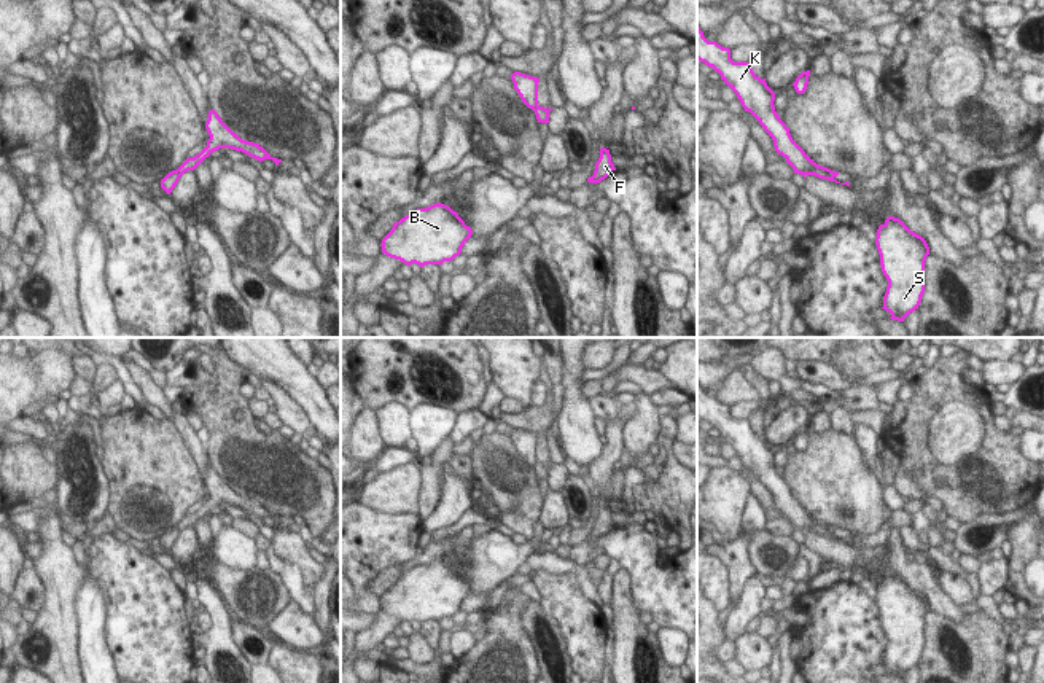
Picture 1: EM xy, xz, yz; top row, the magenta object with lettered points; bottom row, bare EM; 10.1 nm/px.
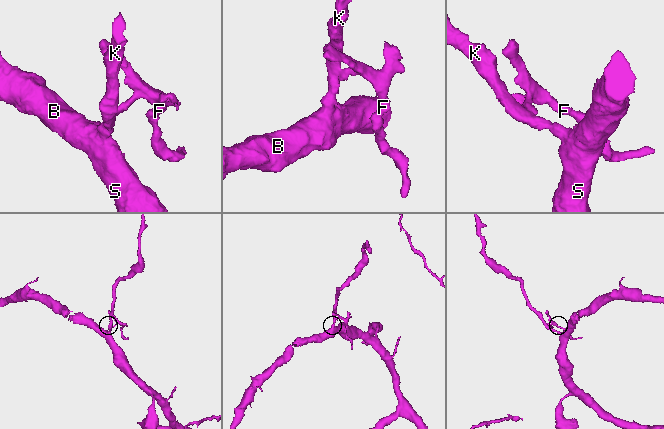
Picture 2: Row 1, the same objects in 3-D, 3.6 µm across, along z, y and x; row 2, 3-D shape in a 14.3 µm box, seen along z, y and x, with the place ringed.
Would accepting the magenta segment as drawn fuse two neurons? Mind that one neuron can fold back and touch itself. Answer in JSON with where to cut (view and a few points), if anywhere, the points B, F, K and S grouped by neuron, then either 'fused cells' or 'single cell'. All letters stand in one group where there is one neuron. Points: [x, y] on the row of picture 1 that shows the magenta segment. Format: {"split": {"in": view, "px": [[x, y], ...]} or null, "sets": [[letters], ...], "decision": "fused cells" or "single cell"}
{"split": {"in": "xy", "px": [[177, 169], [182, 174]]}, "sets": [["B", "K", "S"], ["F"]], "decision": "fused cells"}

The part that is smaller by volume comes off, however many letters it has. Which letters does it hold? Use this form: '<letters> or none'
F

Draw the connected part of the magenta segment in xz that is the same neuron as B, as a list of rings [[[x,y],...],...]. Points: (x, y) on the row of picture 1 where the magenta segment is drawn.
[[[449,205],[417,209],[382,239],[382,253],[411,266],[442,264],[462,253],[473,231]]]

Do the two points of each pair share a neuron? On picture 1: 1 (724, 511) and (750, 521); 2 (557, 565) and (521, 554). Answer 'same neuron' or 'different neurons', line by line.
1: different neurons
2: different neurons

